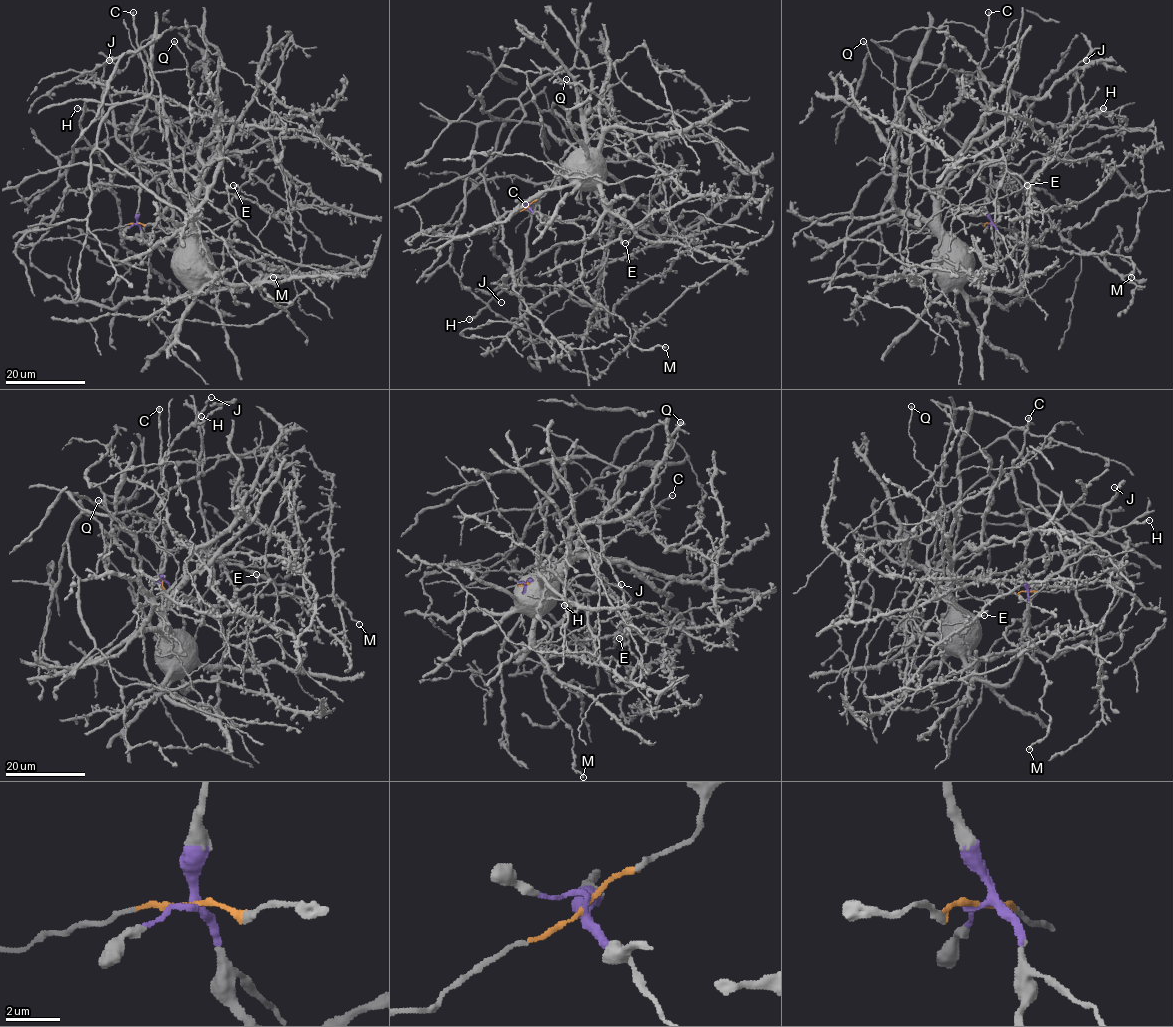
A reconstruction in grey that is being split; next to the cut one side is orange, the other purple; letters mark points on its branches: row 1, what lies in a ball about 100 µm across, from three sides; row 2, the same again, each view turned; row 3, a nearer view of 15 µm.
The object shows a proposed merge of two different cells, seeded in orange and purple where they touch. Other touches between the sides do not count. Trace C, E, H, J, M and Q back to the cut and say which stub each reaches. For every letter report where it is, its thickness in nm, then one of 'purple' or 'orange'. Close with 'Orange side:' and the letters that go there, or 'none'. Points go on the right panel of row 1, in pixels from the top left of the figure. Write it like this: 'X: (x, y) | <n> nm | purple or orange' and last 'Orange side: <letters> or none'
C: (988, 12) | 360 nm | purple
E: (1027, 185) | 280 nm | orange
H: (1103, 108) | 240 nm | purple
J: (1086, 60) | 150 nm | purple
M: (1131, 277) | 280 nm | purple
Q: (863, 41) | 240 nm | orange
Orange side: E, Q

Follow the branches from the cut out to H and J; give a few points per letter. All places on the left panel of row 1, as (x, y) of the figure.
H: (137, 223), (140, 168), (133, 150), (133, 133), (143, 110), (133, 123), (111, 125), (91, 111), (76, 108)
J: (137, 223), (140, 168), (133, 133), (143, 110), (132, 123), (117, 125), (109, 93), (101, 85), (108, 60)

